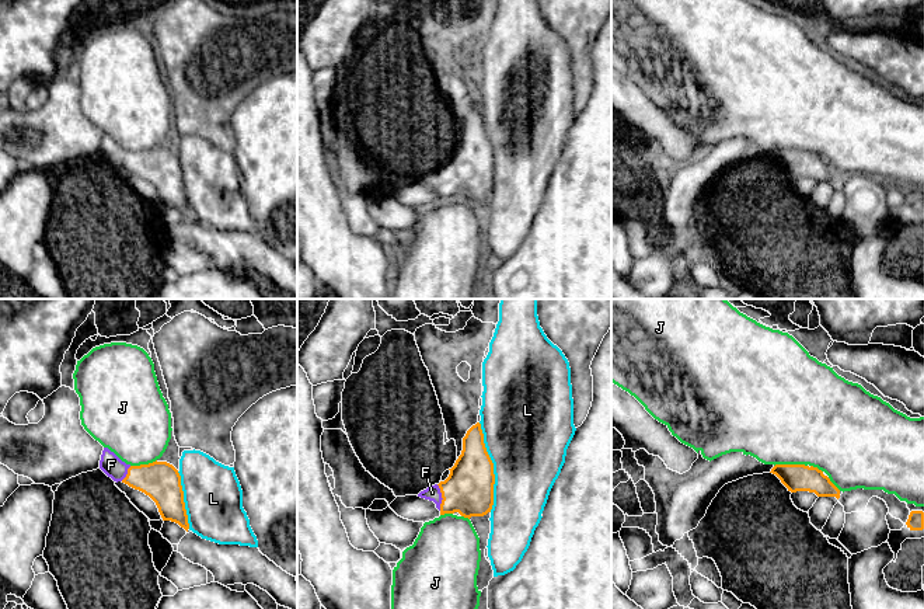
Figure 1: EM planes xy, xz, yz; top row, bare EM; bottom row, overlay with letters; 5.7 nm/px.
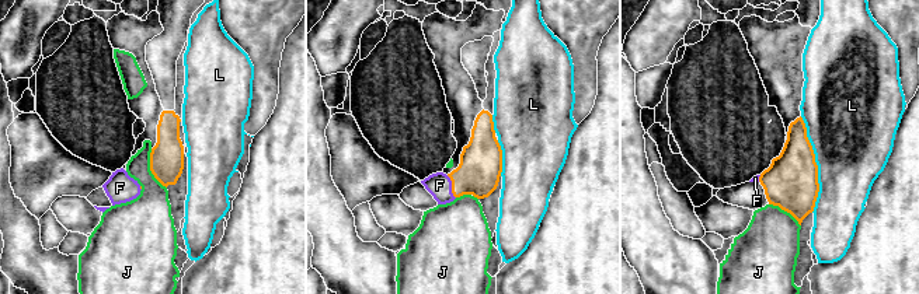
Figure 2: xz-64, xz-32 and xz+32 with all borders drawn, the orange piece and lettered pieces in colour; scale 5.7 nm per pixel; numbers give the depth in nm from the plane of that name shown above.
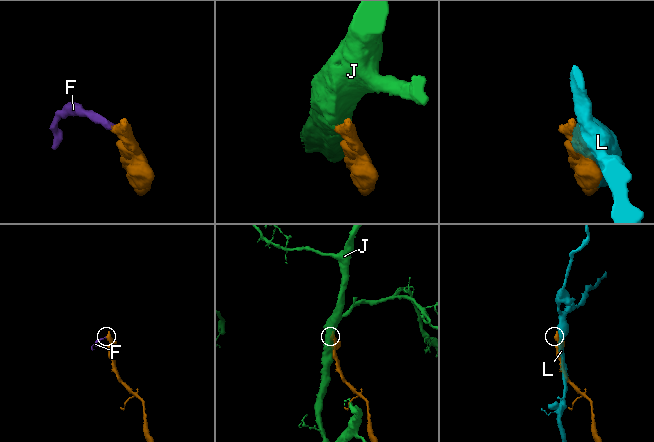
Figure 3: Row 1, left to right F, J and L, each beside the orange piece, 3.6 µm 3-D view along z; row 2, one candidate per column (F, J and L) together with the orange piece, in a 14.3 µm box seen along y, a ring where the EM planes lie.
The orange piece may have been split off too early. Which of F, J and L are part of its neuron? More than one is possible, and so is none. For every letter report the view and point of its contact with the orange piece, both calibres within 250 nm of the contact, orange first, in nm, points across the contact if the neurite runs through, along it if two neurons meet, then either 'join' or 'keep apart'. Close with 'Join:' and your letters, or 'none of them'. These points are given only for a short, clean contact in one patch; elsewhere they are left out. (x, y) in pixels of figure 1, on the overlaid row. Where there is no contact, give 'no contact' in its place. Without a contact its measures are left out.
F: xz (442, 497) | 280/90 nm | across xz (469, 490), (442, 497), (432, 493) | join
J: yz (790, 465) | 160/500 nm | keep apart
L: xz (492, 467) | 280/460 nm | keep apart
Join: F

